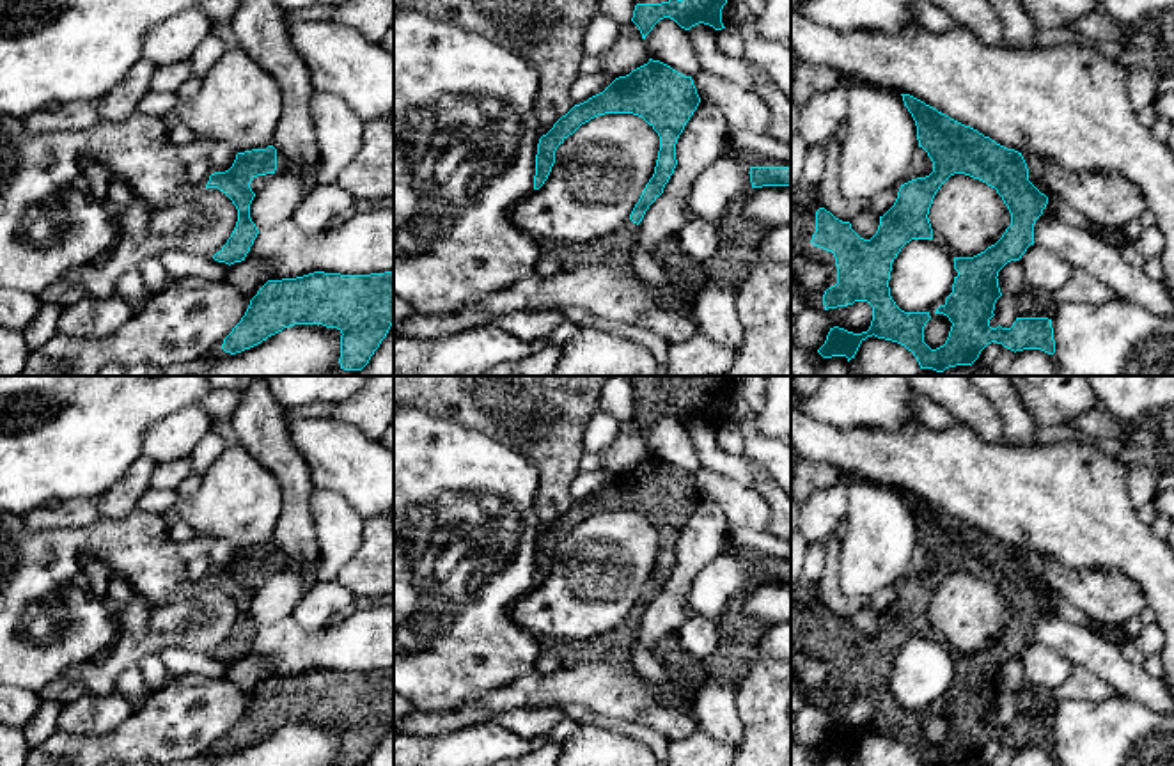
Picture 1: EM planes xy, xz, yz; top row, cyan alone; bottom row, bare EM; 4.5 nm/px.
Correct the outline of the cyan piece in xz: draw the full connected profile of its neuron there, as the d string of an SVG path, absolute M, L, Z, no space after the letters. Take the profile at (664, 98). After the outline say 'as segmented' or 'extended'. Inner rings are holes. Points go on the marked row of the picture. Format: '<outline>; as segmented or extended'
M649 59L647 64L626 76L615 78L603 92L575 105L553 128L539 138L536 154L534 190L548 179L555 163L557 147L582 124L605 113L633 113L642 117L660 137L654 174L646 184L630 218L614 232L585 243L536 238L543 255L553 255L560 271L582 266L631 268L631 252L637 245L638 223L649 206L663 193L676 160L676 144L686 122L700 103L692 76Z; extended

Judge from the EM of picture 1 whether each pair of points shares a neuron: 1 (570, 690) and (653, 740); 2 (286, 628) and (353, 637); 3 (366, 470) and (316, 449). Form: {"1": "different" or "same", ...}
{"1": "different", "2": "same", "3": "same"}

